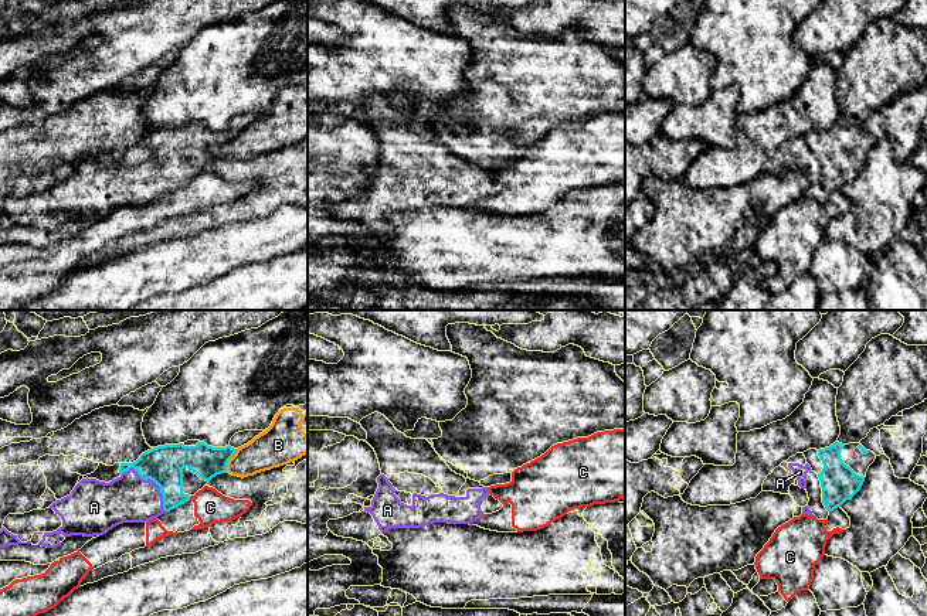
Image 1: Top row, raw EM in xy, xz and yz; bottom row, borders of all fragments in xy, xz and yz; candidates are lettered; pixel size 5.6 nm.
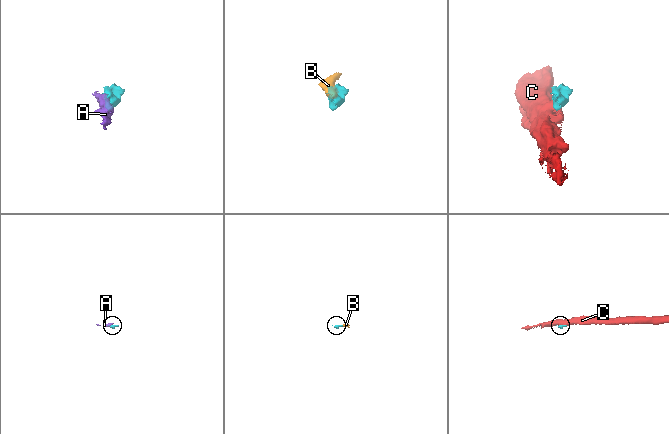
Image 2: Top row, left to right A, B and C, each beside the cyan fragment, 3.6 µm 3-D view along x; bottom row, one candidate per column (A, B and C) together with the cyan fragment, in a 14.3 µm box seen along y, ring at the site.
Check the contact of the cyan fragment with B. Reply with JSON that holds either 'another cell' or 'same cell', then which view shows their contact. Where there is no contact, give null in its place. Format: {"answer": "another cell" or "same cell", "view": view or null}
{"answer": "another cell", "view": "xy"}

